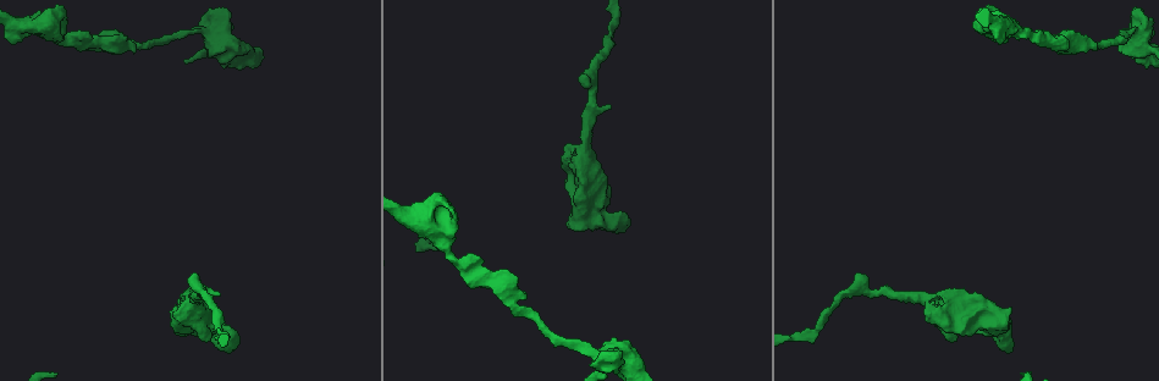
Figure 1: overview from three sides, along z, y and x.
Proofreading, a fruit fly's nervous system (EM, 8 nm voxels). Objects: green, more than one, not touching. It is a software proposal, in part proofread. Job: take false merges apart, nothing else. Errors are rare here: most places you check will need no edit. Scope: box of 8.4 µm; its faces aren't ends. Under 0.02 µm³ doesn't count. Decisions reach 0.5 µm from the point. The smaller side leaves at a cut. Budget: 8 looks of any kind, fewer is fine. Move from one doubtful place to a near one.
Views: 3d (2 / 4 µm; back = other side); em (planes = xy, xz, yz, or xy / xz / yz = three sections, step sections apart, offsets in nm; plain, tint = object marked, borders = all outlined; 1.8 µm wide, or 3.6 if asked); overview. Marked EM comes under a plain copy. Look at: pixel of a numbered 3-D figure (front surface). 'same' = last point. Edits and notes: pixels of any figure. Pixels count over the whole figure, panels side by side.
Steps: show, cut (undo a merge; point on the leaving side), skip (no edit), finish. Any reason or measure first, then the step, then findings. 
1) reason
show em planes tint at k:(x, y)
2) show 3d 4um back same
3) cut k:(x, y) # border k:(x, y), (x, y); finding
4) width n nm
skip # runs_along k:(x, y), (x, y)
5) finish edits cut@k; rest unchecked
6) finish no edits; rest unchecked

show 3d 2um back at 1:(132, 45)

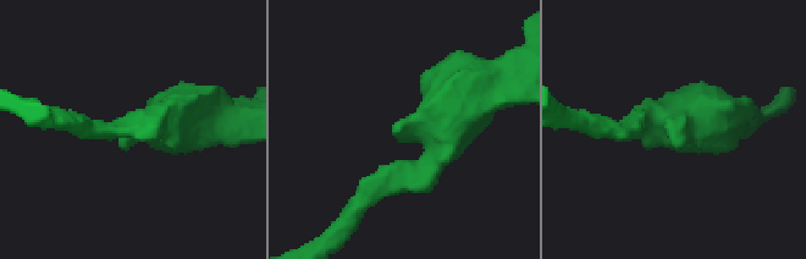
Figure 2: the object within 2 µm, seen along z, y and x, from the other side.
arm_widths 170, 420 nm; need the tissue
show em xy step 8 tint at 2:(407, 169)

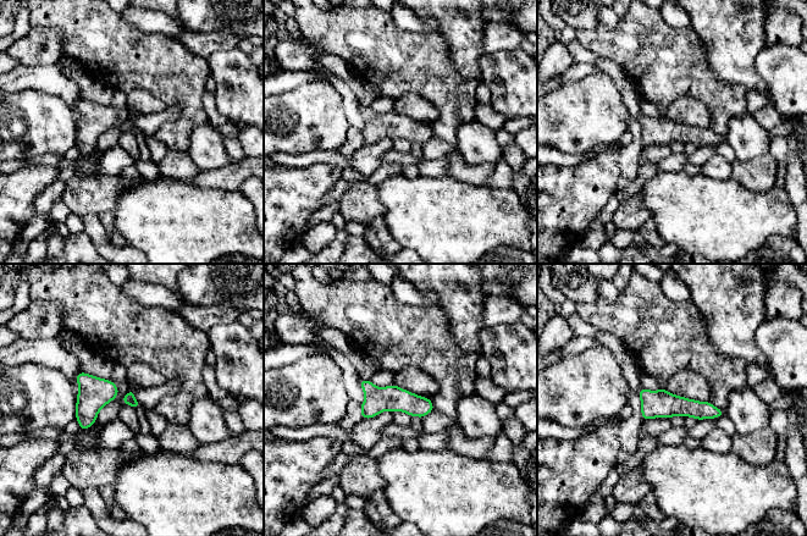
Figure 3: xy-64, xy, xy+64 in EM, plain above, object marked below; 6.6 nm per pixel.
skip # one neuron here

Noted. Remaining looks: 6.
side arm on a straight run
show 3d 4um back at 1:(604, 359)

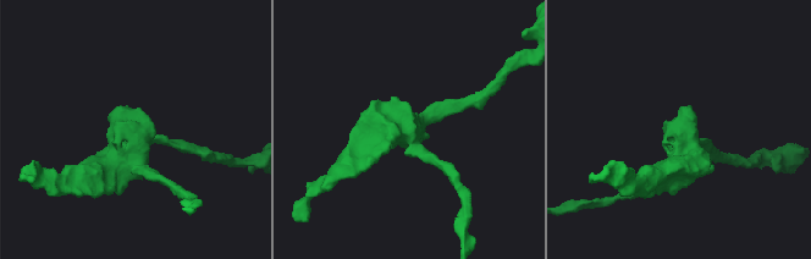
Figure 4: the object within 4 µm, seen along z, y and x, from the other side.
show em xz step 4 tint at 4:(410, 130)

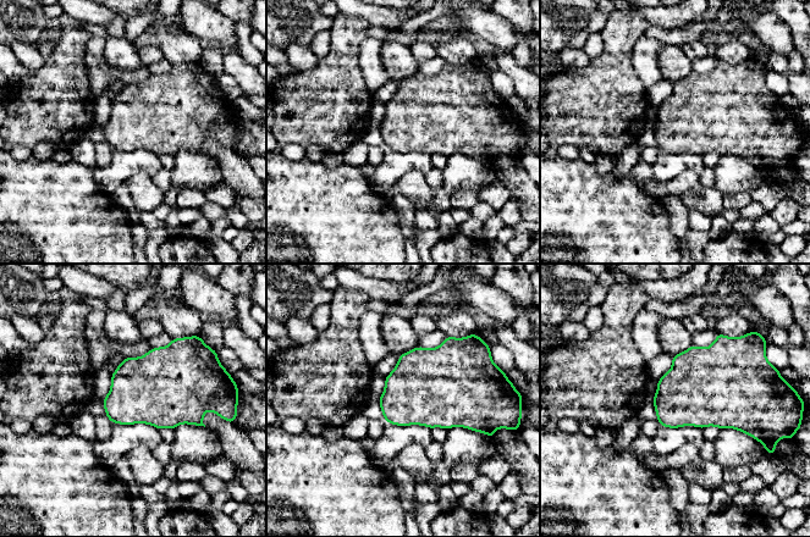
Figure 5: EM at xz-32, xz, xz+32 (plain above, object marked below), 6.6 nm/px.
show em planes tint same

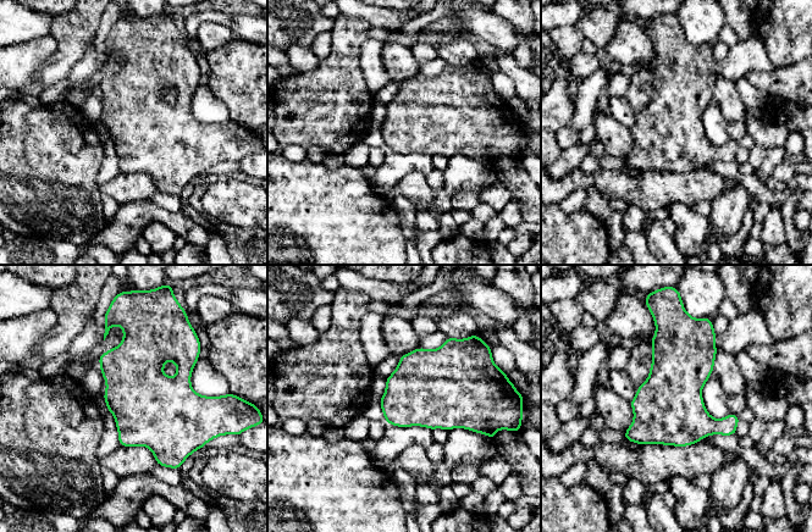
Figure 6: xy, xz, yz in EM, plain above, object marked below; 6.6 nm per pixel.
skip # one neuron here

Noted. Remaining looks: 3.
arms part here
show em 3.6um xy step 16 tint at 1:(590, 166)

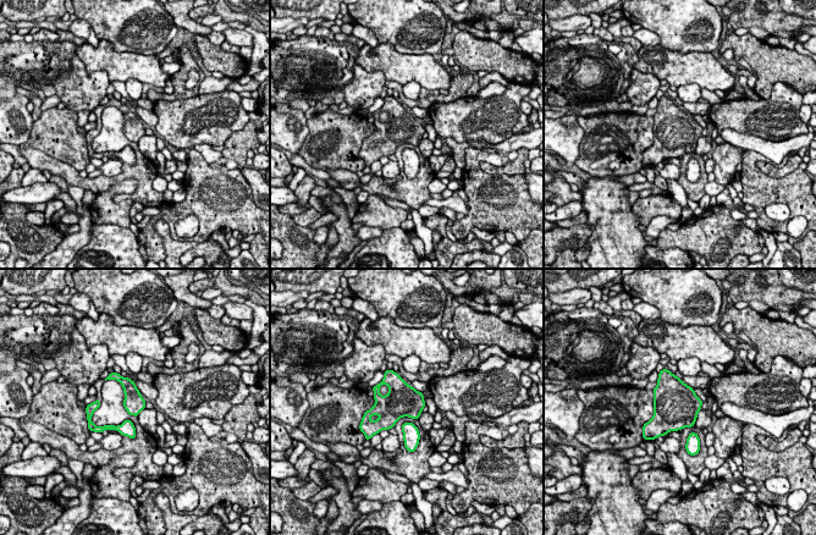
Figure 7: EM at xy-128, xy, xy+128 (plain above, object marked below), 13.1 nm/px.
width 280 nm
skip # one neuron here

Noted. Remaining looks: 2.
a fork
show 3d 4um at 1:(423, 220)

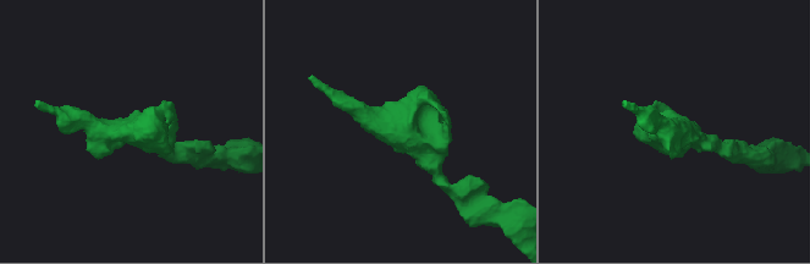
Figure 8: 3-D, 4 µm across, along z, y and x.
show em planes borders at 8:(677, 129)

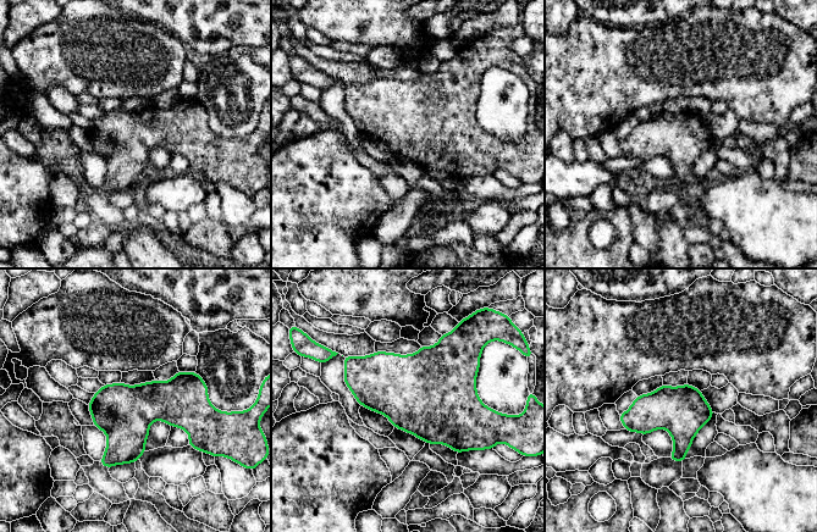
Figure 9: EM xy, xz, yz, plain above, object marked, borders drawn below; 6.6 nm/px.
skip # all the same neuron

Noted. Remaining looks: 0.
finish no edits; rest unchecked

